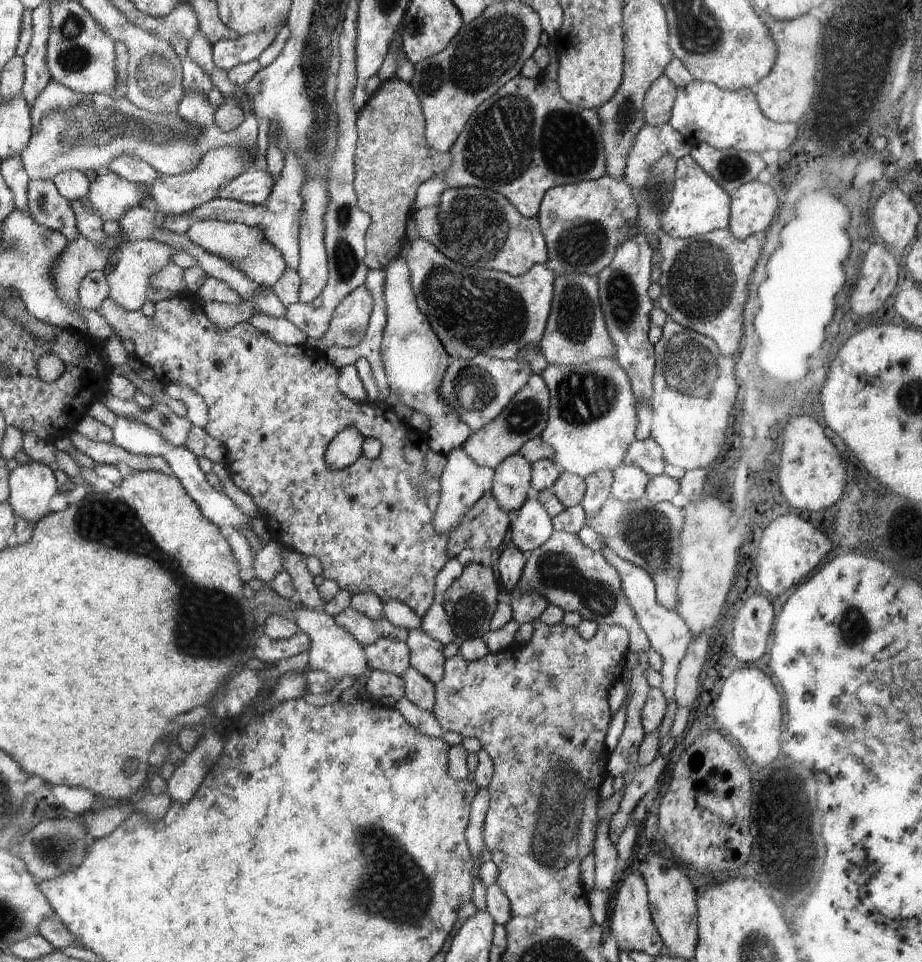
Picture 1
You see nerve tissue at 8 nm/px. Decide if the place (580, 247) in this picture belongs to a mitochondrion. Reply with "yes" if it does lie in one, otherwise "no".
yes

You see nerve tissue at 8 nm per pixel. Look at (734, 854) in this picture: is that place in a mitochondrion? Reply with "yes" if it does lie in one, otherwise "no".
no

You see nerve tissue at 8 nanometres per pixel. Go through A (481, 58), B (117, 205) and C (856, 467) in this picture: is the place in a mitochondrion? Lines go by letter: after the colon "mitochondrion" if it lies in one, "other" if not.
A: mitochondrion
B: other
C: other

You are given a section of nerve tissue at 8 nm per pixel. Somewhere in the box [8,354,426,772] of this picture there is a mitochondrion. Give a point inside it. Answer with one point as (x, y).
(203, 624)

